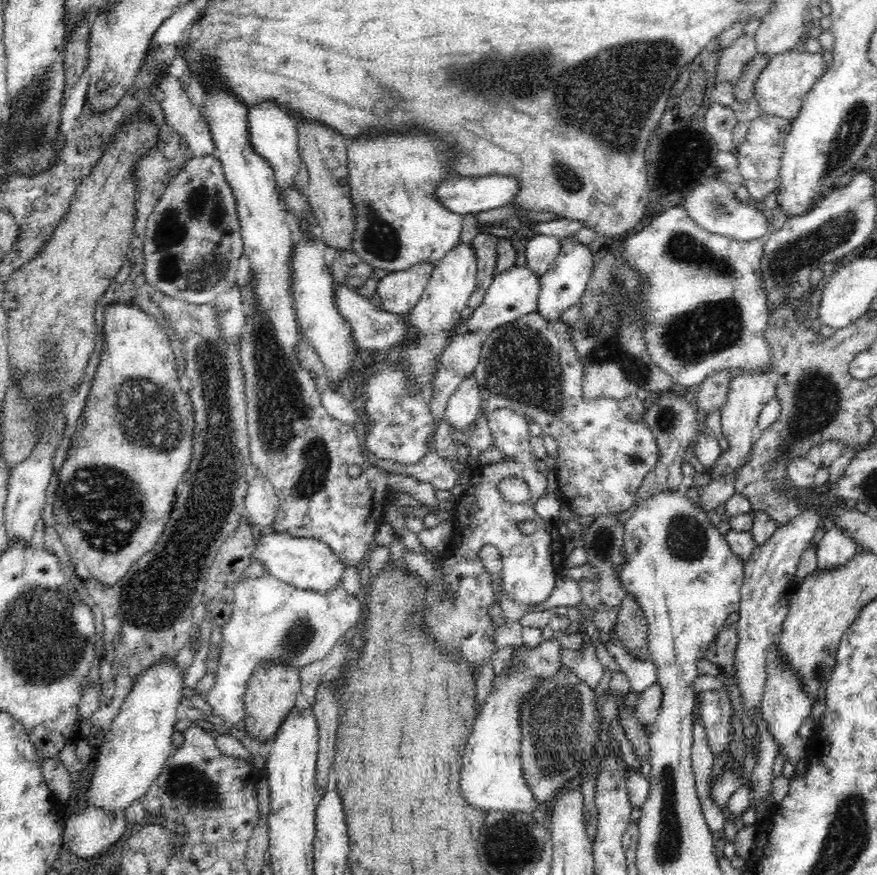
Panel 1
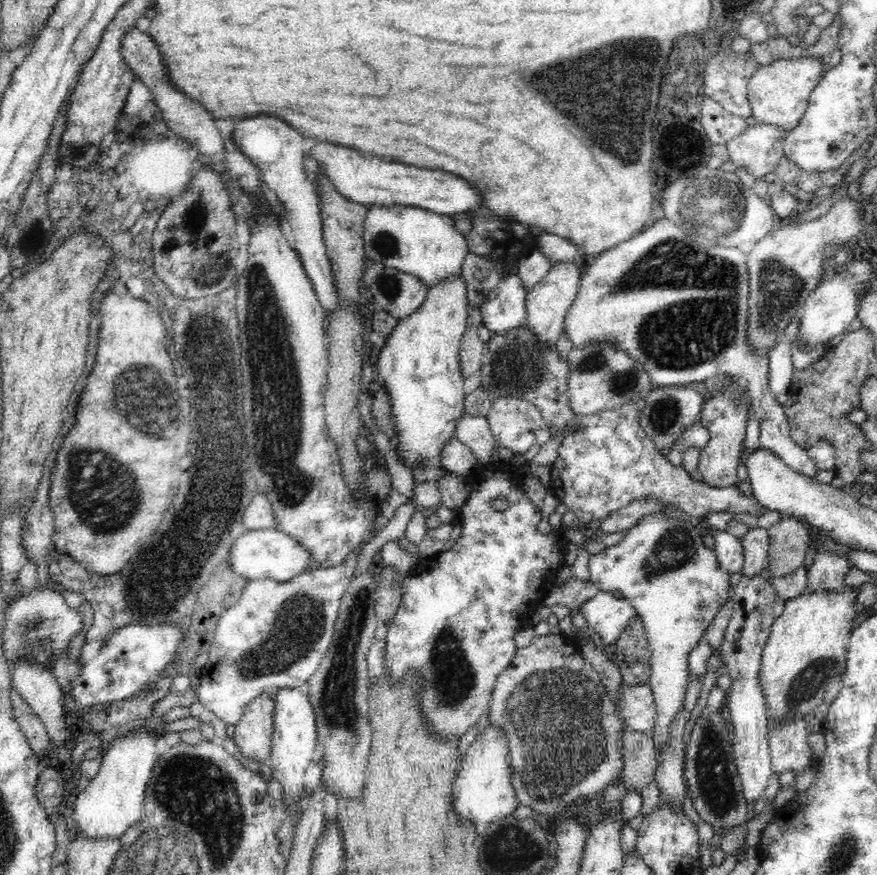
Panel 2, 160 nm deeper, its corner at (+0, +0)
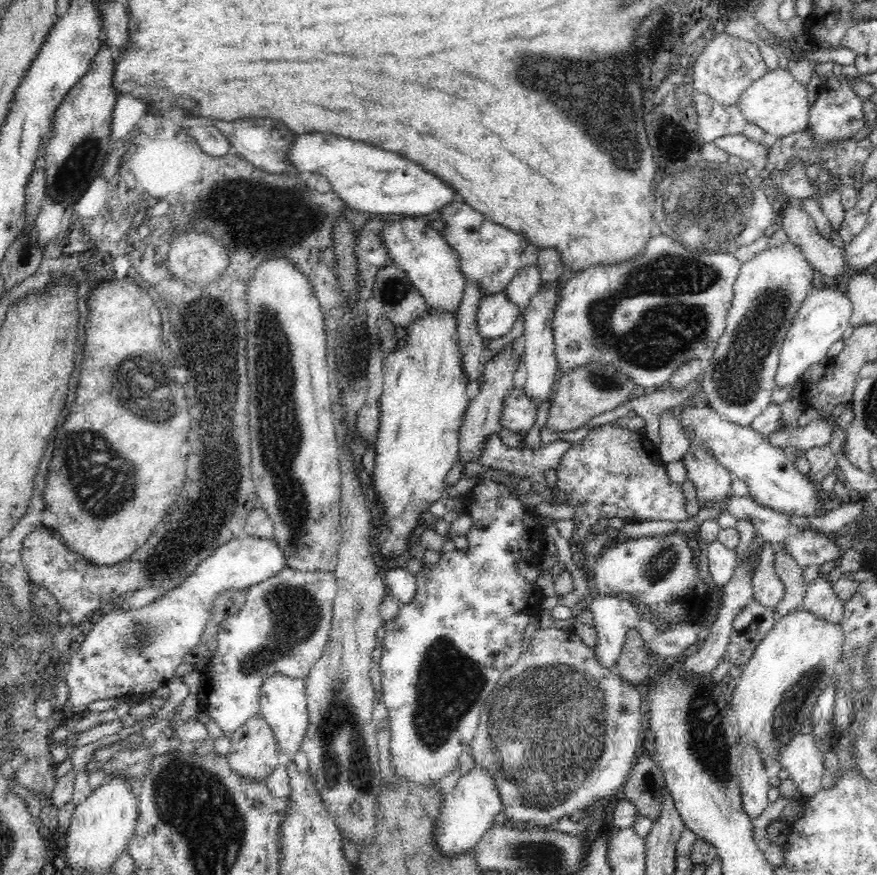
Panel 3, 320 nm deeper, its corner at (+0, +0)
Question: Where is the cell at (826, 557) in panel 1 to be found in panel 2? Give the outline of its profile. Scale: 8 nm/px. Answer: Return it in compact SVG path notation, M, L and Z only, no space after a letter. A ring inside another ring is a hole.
M823 551L815 556L814 564L808 570L807 592L834 592L844 588L843 582L852 568L846 555L840 557L836 553Z

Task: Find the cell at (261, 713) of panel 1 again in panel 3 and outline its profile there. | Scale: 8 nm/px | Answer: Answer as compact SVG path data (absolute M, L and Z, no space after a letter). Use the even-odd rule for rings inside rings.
M258 714L244 724L231 736L231 749L227 754L234 772L241 774L246 780L253 778L255 782L265 782L268 774L278 766L278 745L271 726Z

